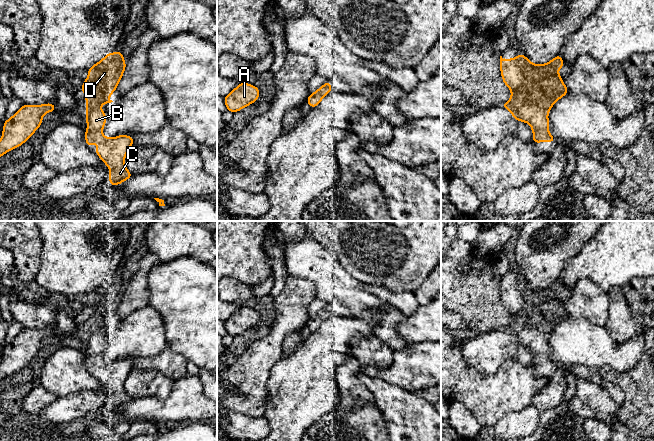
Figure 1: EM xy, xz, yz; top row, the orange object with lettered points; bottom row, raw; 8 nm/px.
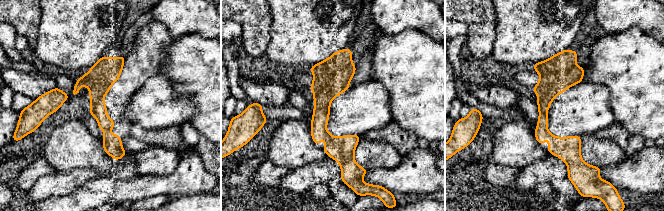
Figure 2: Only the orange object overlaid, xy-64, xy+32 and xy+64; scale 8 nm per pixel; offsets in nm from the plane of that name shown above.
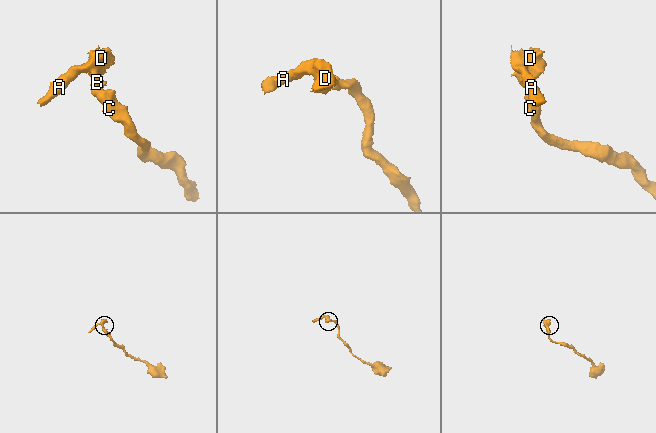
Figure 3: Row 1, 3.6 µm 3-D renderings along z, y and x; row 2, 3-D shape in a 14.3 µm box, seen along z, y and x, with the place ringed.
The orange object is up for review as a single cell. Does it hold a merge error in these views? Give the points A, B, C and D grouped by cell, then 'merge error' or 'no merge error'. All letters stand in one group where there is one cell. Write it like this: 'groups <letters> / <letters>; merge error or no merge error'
groups A B C D; no merge error

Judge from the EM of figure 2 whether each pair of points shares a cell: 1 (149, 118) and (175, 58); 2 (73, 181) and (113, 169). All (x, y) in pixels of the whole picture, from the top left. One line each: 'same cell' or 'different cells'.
1: different cells
2: different cells

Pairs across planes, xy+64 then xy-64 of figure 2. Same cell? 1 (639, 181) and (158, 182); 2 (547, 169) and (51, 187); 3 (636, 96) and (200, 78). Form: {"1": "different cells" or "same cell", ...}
{"1": "same cell", "2": "same cell", "3": "same cell"}

